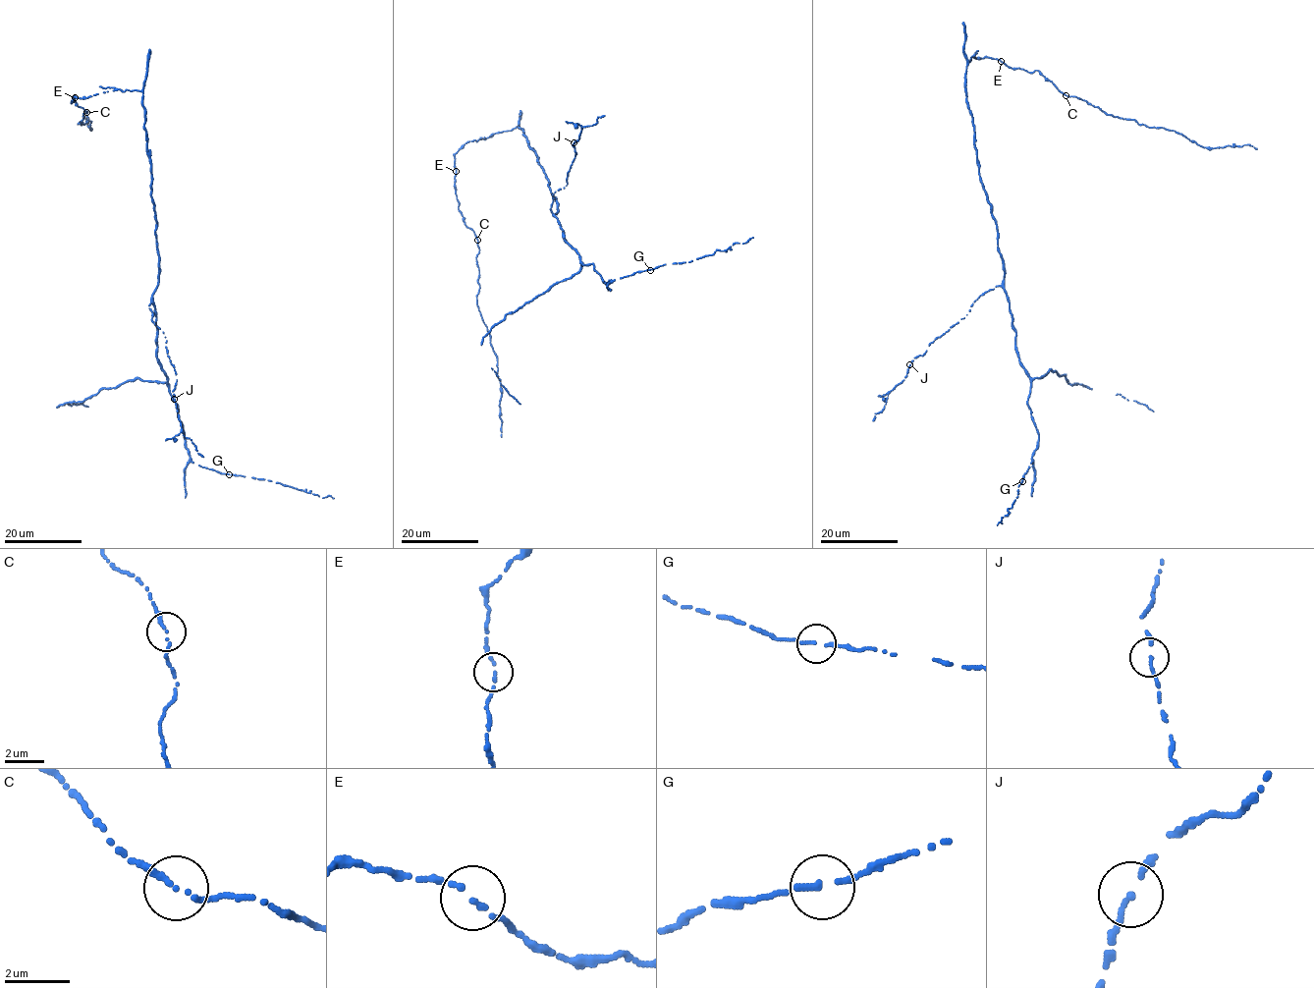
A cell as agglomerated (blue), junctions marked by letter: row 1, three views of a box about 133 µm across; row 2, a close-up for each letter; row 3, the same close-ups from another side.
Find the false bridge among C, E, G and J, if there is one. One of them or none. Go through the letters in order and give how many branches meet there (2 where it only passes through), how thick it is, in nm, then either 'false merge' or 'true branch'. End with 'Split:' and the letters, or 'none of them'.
C: 2 branches meet; 160 nm thick; true branch
E: 2 branches meet; 150 nm thick; true branch
G: 2 branches meet; 160 nm thick; true branch
J: 2 branches meet; 170 nm thick; true branch
Split: none of them

